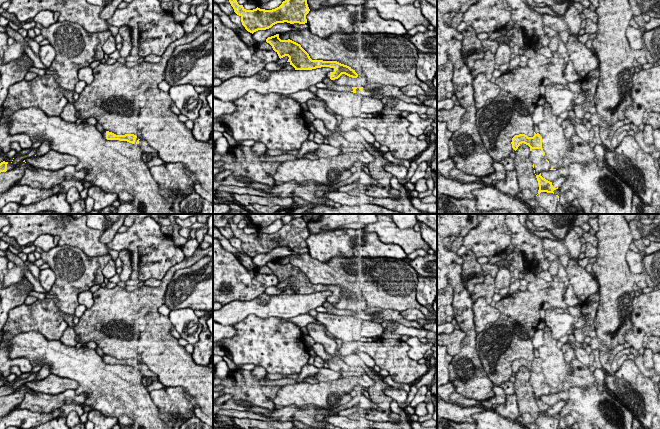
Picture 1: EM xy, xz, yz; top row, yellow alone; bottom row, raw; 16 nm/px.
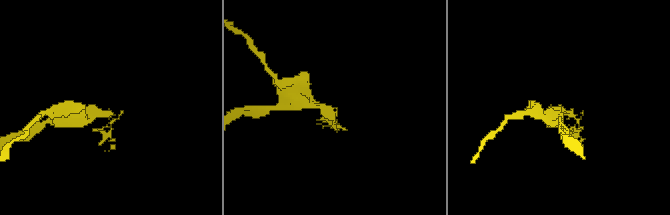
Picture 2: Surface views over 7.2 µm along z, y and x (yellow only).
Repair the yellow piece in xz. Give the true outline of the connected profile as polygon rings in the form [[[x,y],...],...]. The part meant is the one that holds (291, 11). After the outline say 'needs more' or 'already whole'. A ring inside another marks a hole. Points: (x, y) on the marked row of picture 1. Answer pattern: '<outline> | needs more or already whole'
[[[229,0],[234,12],[241,17],[242,25],[245,29],[254,33],[258,30],[266,30],[277,23],[307,23],[306,15],[310,9],[307,0],[285,0],[282,4],[272,10],[256,8],[246,10],[243,5],[239,5],[237,0]]] | already whole

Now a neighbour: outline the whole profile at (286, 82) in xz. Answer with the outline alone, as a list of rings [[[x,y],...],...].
[[[330,67],[312,70],[261,70],[250,77],[234,76],[222,81],[219,86],[213,86],[213,97],[223,102],[234,101],[254,90],[262,95],[270,93],[293,94],[302,90],[309,90],[310,86],[323,81]]]

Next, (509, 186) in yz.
[[[507,171],[506,178],[497,183],[497,189],[511,196],[518,193],[519,185],[516,171]]]

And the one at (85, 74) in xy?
[[[89,66],[81,68],[78,71],[78,78],[87,85],[91,84],[94,81],[93,70]]]

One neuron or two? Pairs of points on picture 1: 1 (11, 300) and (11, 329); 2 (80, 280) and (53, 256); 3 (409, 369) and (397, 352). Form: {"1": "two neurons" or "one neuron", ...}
{"1": "two neurons", "2": "one neuron", "3": "one neuron"}

